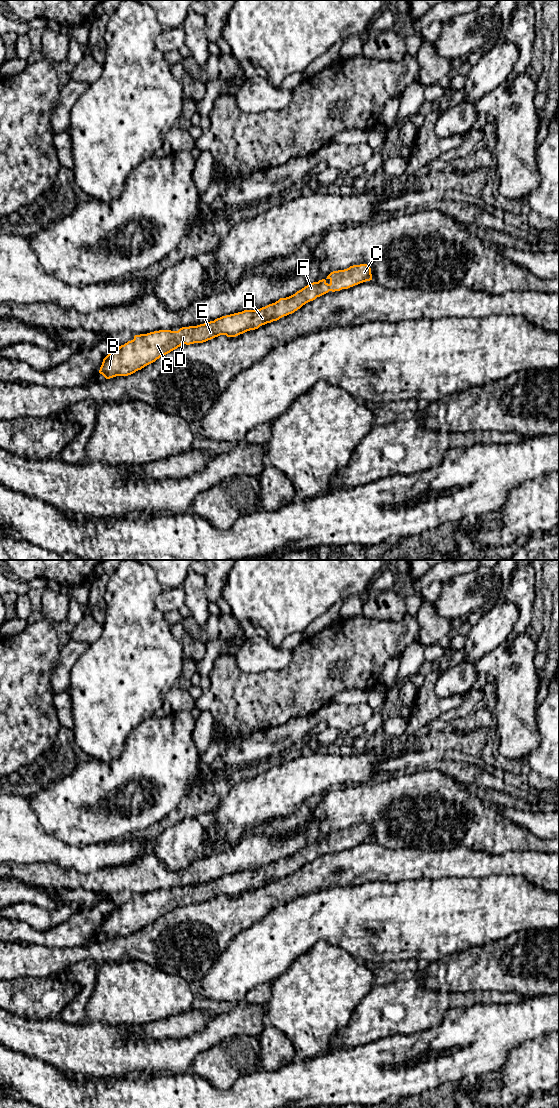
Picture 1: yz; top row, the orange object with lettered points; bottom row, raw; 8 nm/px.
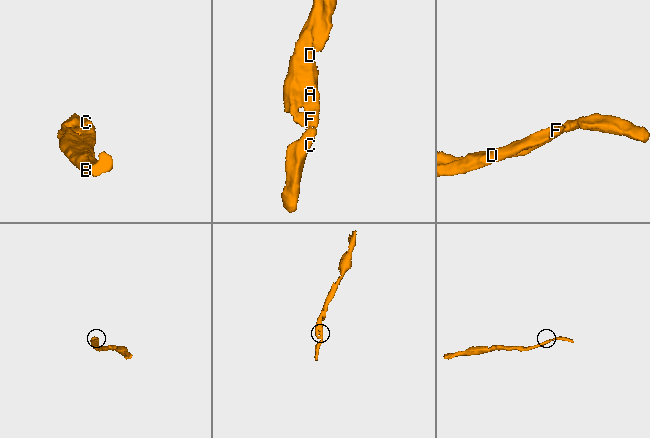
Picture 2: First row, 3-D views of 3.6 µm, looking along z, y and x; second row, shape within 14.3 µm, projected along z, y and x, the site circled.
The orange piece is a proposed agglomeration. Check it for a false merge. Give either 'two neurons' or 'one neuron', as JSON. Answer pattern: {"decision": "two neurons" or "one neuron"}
{"decision": "one neuron"}

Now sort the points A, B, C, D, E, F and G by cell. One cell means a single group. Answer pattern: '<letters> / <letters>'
A B C D E F G

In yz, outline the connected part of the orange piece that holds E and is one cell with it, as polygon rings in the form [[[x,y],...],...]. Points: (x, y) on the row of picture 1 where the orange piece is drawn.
[[[353,265],[333,271],[326,279],[309,283],[295,294],[257,310],[244,310],[208,323],[182,327],[178,331],[159,330],[135,335],[133,340],[119,346],[103,359],[99,373],[106,379],[131,375],[183,344],[203,343],[220,335],[236,337],[292,314],[329,291],[348,289],[370,280],[372,274],[369,265]]]

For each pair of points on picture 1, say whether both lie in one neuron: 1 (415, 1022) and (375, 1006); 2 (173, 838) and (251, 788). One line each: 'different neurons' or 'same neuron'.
1: same neuron
2: different neurons

